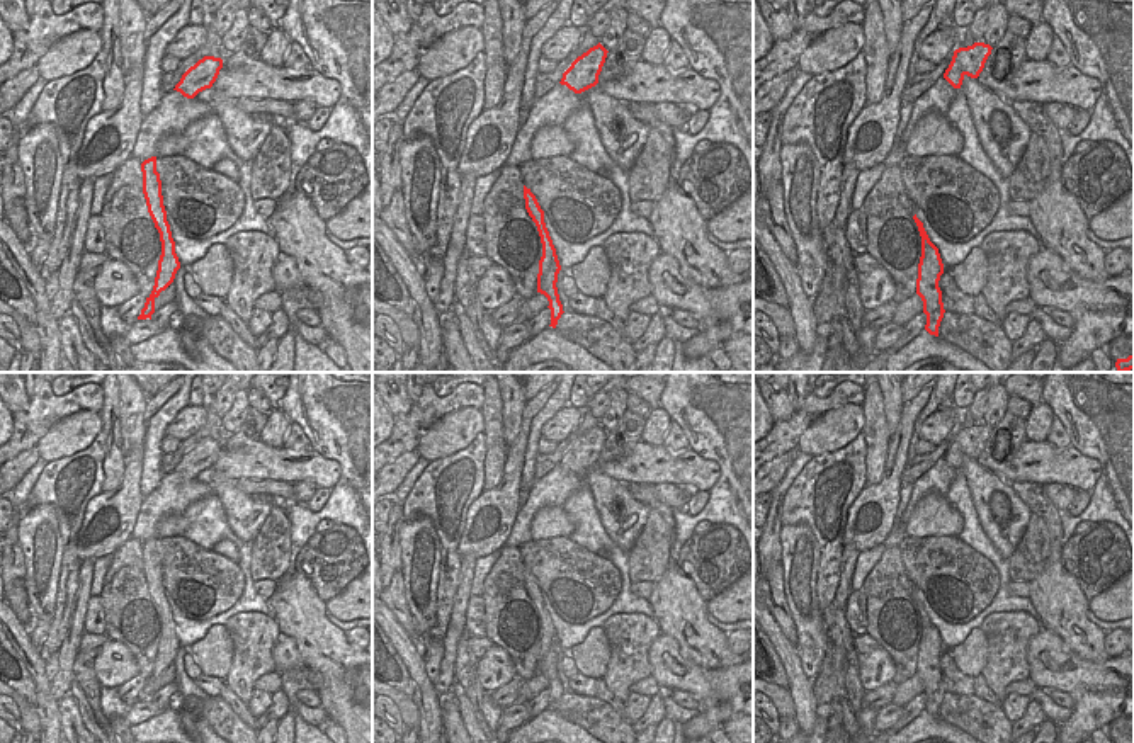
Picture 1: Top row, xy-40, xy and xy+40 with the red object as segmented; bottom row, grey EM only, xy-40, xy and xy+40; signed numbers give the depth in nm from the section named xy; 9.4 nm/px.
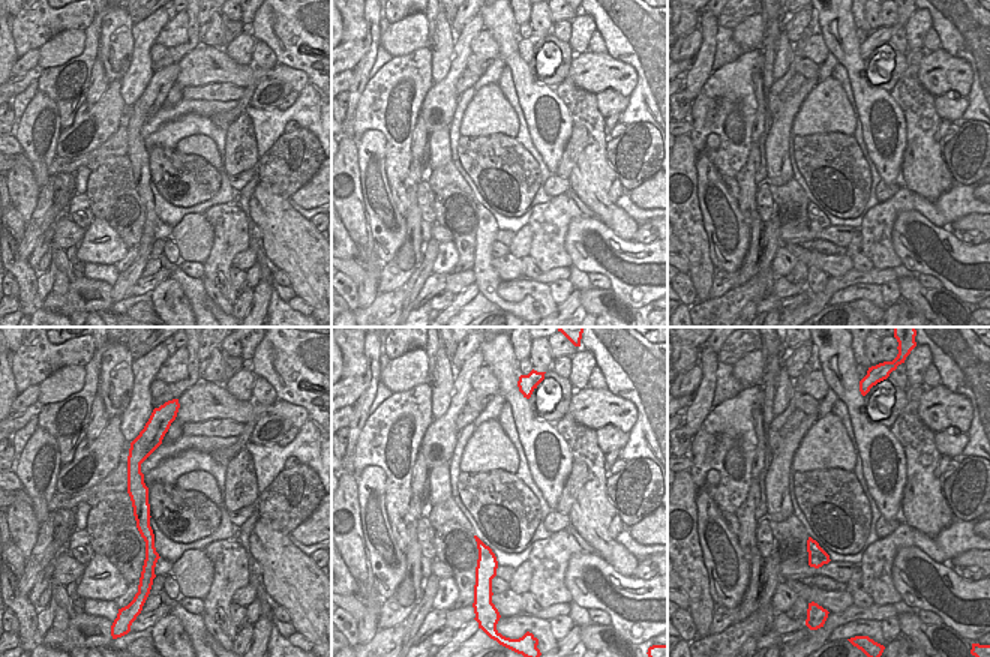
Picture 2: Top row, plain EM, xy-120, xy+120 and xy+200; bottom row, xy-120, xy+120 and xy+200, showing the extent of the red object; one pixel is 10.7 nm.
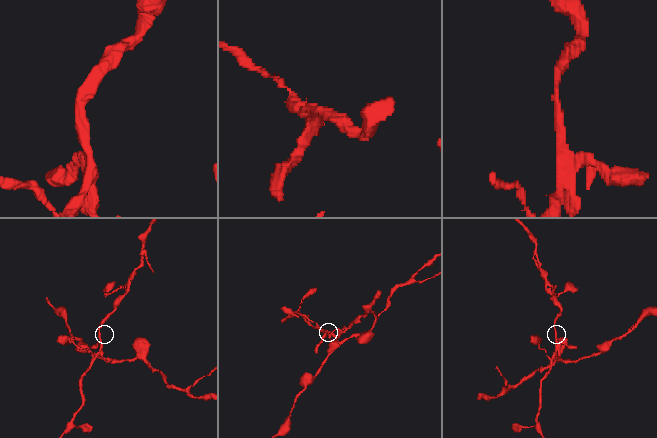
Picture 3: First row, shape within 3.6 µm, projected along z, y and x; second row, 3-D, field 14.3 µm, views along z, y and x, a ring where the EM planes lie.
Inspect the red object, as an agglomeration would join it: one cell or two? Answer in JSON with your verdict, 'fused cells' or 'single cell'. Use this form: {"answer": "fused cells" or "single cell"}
{"answer": "fused cells"}

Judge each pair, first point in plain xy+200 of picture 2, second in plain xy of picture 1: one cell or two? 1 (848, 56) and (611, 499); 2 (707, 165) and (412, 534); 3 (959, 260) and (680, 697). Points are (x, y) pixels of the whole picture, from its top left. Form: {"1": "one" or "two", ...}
{"1": "one", "2": "one", "3": "two"}

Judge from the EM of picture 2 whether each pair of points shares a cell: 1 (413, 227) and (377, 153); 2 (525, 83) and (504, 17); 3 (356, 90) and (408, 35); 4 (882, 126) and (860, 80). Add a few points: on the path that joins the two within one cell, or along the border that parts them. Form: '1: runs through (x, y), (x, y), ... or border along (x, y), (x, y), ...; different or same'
1: border along (405, 218), (405, 240), (396, 252); different
2: runs through (518, 66), (509, 53), (506, 33); same
3: border along (381, 35), (378, 44); different
4: runs through (879, 114), (864, 92); same

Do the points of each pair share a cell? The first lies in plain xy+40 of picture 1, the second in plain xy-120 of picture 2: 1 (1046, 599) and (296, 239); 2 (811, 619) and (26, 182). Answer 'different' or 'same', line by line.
1: same
2: different

